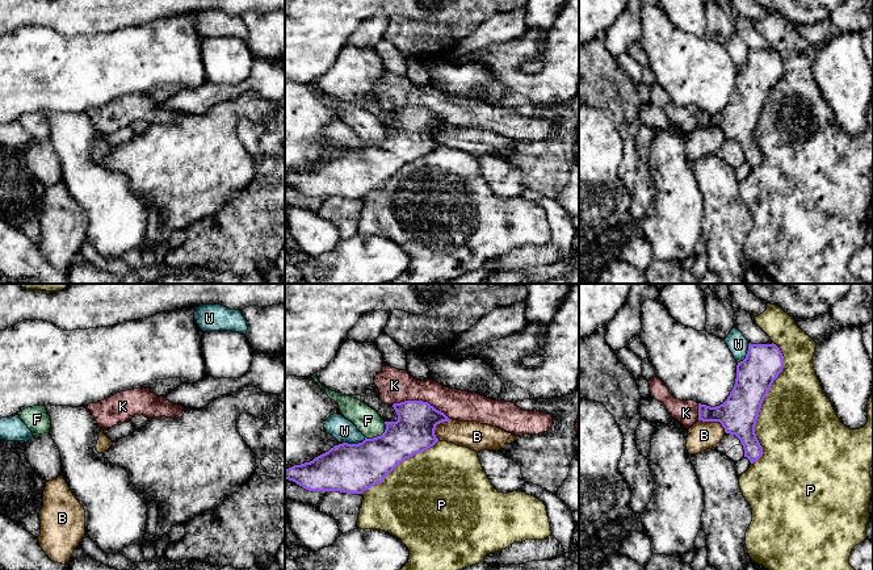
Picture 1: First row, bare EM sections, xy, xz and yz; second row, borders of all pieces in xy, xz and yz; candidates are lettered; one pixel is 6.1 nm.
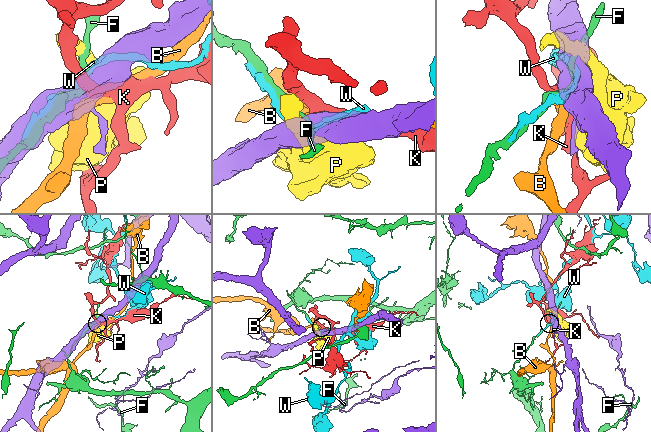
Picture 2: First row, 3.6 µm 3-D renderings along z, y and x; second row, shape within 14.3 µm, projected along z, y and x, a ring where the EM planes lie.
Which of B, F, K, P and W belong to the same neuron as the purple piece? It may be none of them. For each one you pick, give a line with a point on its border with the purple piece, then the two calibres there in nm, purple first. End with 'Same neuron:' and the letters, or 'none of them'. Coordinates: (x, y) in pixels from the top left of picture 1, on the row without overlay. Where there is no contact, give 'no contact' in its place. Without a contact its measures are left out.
Same neuron: none of them

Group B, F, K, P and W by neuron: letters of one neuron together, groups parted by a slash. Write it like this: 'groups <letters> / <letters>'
groups B / F / K / P / W

